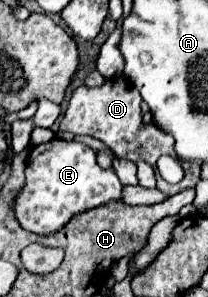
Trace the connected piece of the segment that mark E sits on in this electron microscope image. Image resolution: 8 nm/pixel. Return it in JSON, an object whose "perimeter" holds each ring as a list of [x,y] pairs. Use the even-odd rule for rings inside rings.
{"perimeter":[[[52,139],[36,145],[26,163],[26,185],[16,199],[18,223],[38,235],[58,231],[80,211],[120,199],[122,183],[112,169],[102,169],[96,163],[96,153],[78,141]]]}

